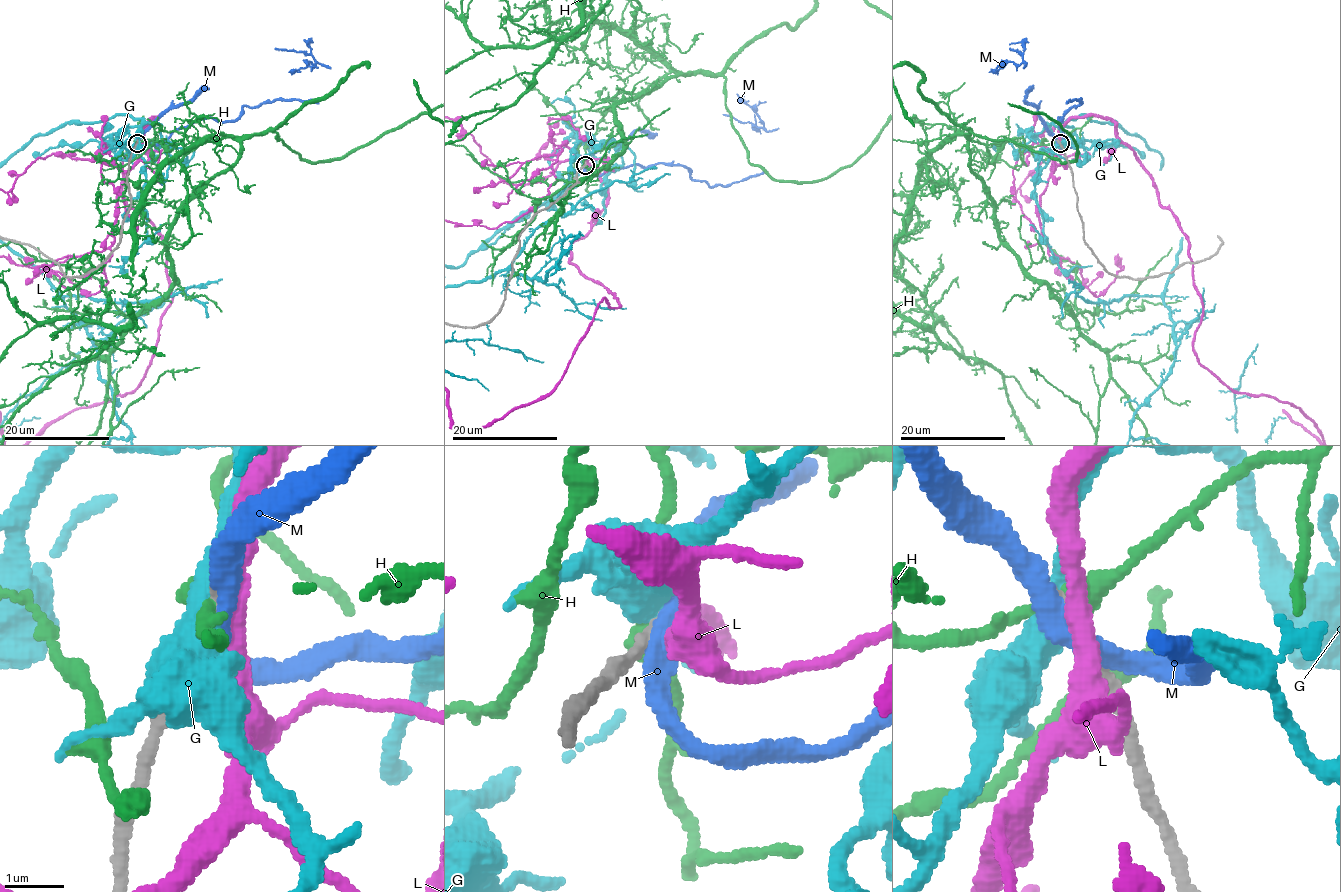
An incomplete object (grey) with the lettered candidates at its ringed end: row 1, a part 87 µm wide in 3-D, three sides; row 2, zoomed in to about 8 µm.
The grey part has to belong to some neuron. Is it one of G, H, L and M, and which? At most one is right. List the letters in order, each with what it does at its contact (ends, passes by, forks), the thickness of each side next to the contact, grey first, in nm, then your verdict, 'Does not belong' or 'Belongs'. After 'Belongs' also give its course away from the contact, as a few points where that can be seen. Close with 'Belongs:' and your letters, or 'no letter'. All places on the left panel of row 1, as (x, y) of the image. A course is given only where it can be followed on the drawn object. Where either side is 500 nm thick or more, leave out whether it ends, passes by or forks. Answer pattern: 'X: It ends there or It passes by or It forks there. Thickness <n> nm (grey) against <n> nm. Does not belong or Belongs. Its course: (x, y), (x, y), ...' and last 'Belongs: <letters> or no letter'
G: It passes by. Thickness 280 nm (grey) against 460 nm. Does not belong
H: It passes by. Thickness 280 nm (grey) against 360 nm. Does not belong
L: It passes by. Thickness 320 nm (grey) against 400 nm. Does not belong
M: It passes by. Thickness 320 nm (grey) against 360 nm. Belongs. Its course: (136, 142), (153, 146), (198, 119), (234, 121), (244, 106), (318, 102), (323, 66), (310, 54), (274, 48)
Belongs: M

